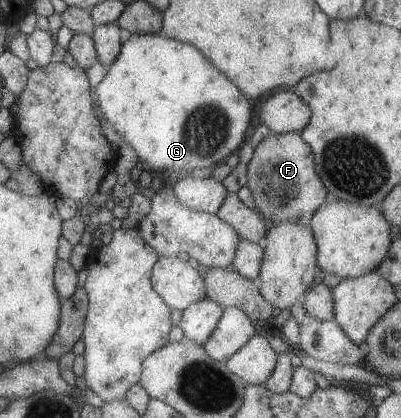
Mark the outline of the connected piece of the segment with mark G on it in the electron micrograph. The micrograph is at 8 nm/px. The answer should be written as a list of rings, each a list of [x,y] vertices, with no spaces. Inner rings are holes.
[[[131,34],[128,39],[121,44],[119,55],[116,60],[107,68],[104,78],[94,87],[92,92],[94,106],[97,106],[104,119],[112,125],[112,129],[134,149],[139,166],[143,166],[148,172],[161,173],[163,176],[178,176],[184,173],[190,173],[193,169],[204,169],[223,163],[229,155],[236,153],[242,144],[247,141],[247,127],[250,123],[250,105],[248,99],[220,73],[216,71],[208,59],[202,56],[202,53],[192,45],[186,45],[180,41],[168,38],[161,34]]]

